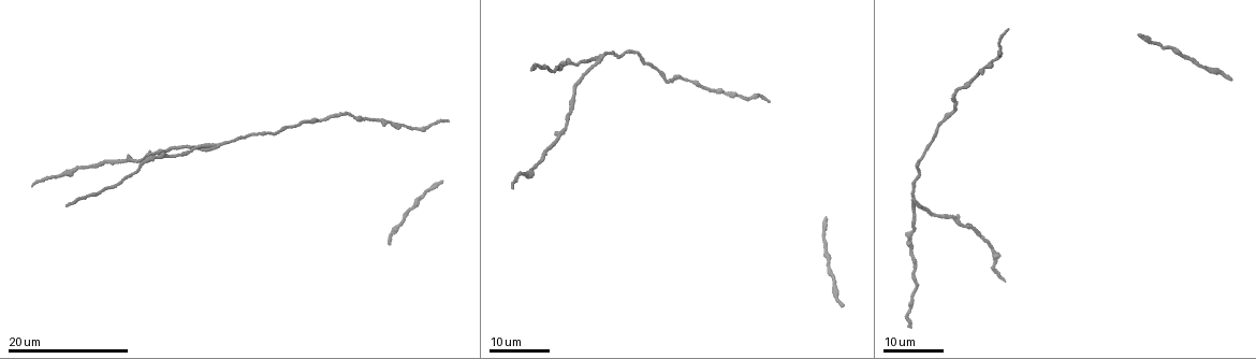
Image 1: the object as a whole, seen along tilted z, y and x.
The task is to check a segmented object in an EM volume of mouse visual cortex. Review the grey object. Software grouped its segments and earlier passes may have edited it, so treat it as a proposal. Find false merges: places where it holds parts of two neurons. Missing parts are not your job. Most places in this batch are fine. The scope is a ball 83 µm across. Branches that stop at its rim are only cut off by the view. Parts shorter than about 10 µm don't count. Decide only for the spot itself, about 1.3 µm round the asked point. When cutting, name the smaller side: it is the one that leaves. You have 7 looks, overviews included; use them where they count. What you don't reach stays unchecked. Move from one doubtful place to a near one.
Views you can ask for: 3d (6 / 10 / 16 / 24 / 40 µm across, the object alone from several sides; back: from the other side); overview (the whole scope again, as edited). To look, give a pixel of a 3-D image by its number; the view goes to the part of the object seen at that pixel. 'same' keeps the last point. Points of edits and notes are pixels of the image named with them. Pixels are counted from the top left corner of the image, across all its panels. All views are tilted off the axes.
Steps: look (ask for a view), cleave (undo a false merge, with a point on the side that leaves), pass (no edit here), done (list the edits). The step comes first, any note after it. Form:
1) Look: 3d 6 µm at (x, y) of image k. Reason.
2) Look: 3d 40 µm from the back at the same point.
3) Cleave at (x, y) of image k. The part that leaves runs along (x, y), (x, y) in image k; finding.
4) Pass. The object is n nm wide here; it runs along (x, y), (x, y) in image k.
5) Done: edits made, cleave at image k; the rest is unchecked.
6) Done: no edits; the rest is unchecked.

Look: 3d 24 µm at (415, 130) of image 1. Calibre changes.

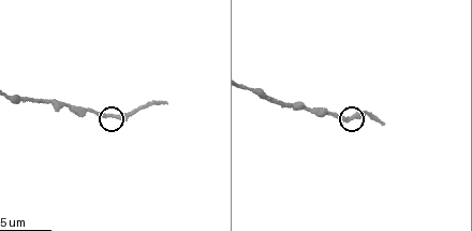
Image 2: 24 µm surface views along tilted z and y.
Look: 3d 10 µm at (345, 121) of image 2.

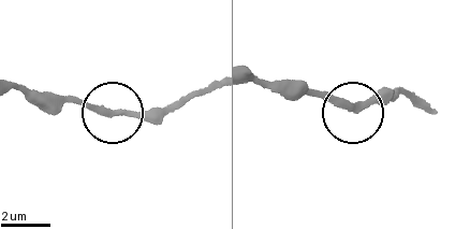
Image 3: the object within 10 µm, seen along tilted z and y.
Pass. The object is 270 nm wide here; it runs along (13, 88), (104, 112), (166, 112) in image 3; continuous, no second neuron.

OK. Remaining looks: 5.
Look: 3d 24 µm at (336, 113) of image 1.

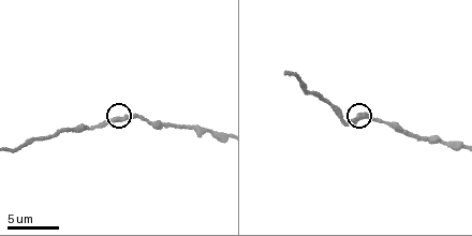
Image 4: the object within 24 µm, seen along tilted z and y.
Look: 3d 10 µm at (117, 117) of image 4.

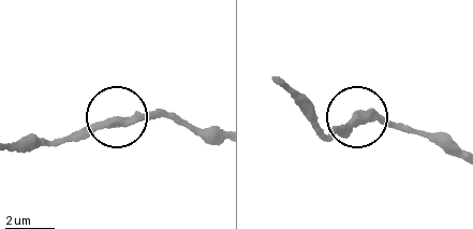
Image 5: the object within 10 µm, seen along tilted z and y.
Pass. One neuron here.

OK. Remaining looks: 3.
Look: 3d 6 µm at (291, 71) of image 4. Sudden change in width.

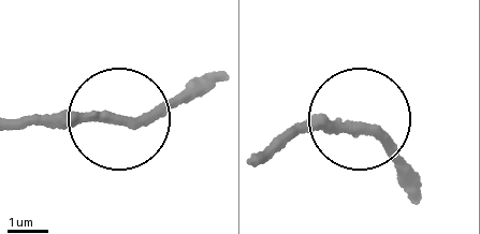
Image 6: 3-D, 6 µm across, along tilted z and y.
Pass. It runs along (405, 191), (375, 135), (315, 118), (291, 127) in image 6; one neuron here.

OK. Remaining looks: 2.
Done: no edits; the rest is unchecked.

